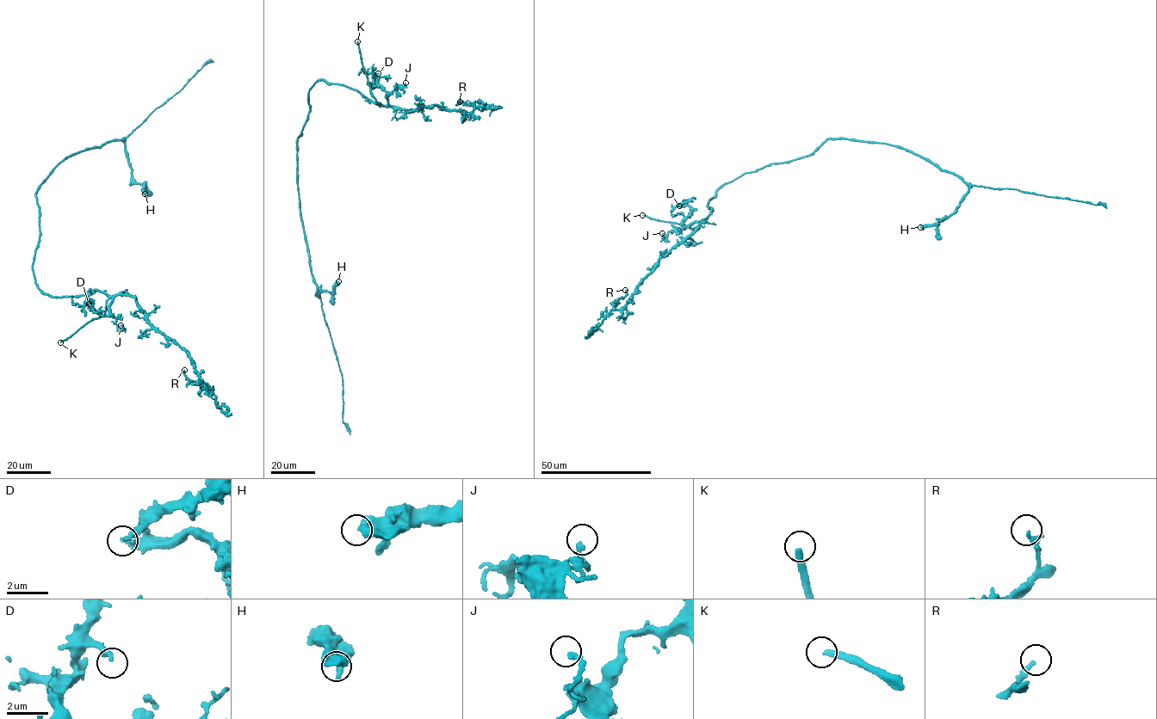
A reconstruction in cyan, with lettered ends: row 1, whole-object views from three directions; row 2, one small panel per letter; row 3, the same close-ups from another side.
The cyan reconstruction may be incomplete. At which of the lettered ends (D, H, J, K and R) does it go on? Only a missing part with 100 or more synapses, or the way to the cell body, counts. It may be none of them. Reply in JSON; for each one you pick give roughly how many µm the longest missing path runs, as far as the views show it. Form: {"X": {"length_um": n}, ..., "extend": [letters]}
{"K": {"length_um": 50}, "extend": ["K"]}

